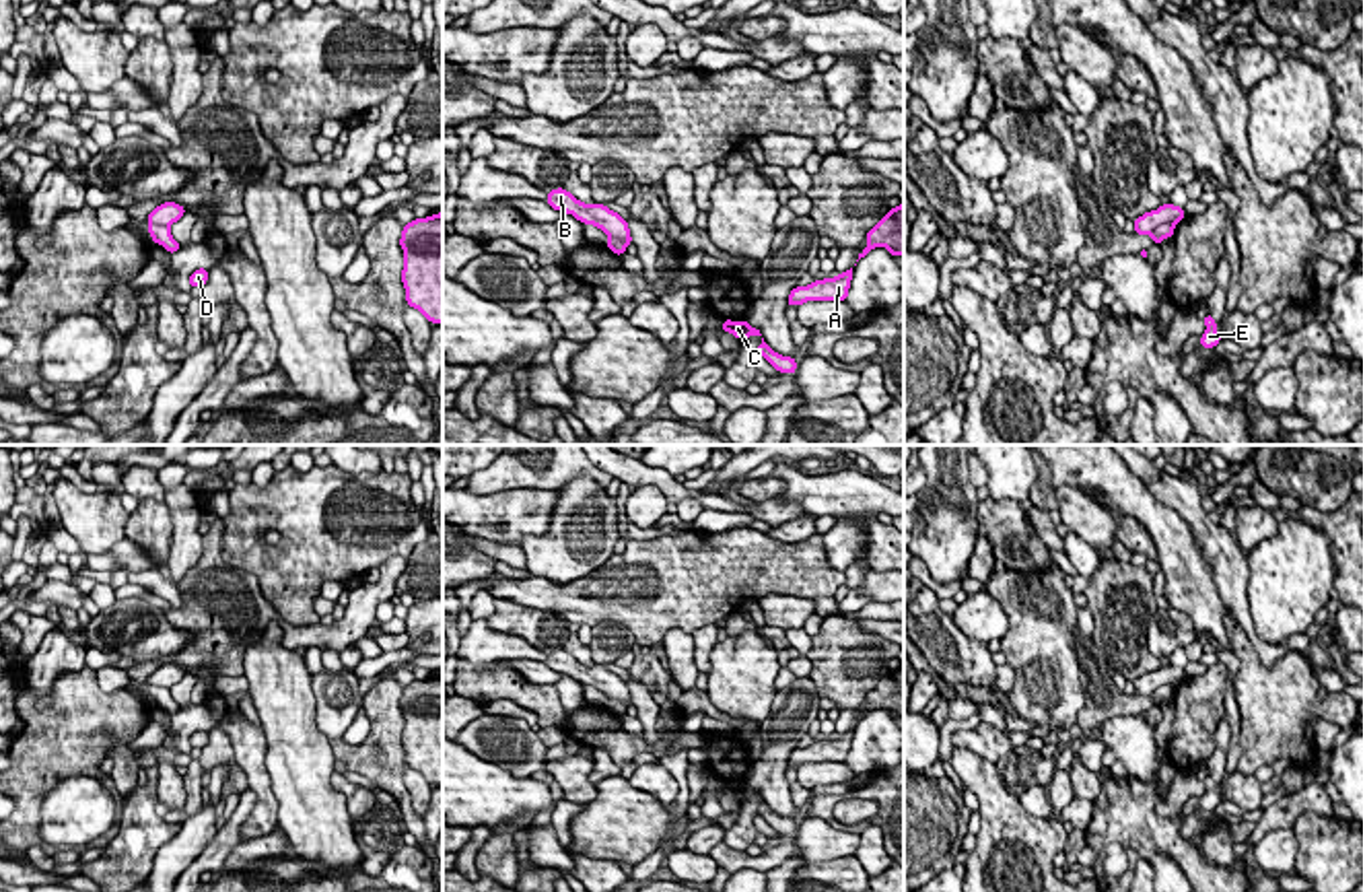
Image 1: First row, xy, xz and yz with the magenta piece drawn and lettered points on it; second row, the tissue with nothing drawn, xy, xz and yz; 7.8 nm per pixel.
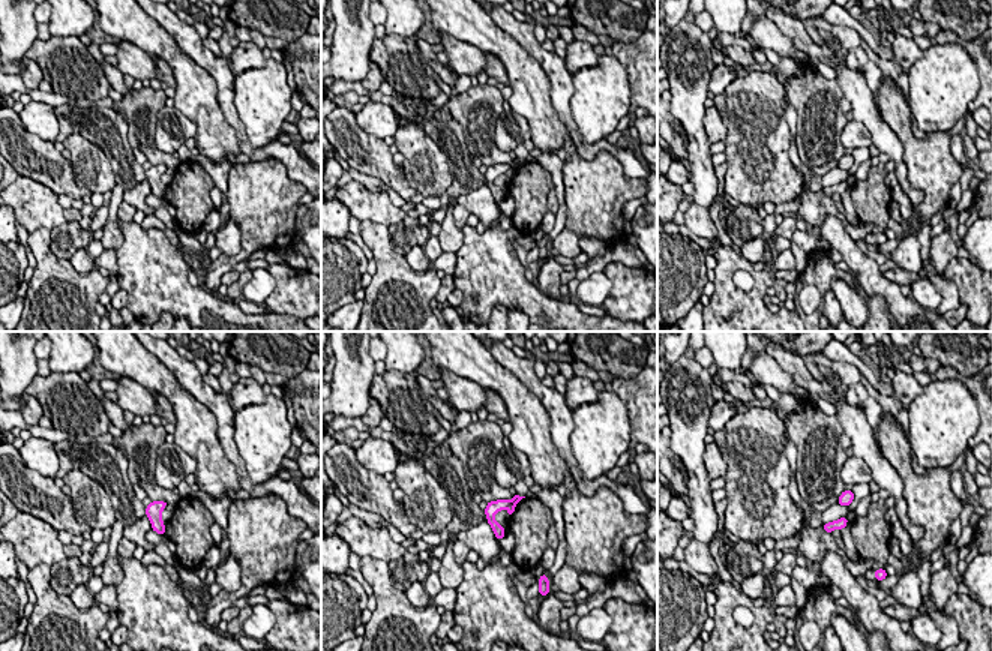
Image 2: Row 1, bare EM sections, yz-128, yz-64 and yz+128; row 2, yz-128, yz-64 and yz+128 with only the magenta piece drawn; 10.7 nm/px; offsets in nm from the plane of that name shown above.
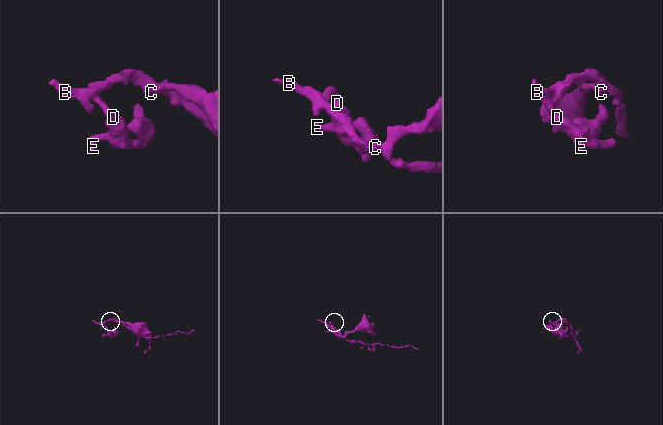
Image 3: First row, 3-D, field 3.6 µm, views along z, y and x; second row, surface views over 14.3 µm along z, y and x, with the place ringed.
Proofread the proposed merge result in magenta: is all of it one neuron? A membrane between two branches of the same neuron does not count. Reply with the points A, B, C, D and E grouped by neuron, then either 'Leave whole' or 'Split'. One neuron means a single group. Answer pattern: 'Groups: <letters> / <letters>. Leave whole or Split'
Groups: A B C / D E. Split

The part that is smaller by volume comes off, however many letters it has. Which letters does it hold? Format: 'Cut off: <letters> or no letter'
Cut off: D, E

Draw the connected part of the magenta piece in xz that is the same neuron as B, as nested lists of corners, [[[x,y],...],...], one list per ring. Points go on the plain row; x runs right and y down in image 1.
[[[564,649],[548,653],[546,663],[554,672],[572,676],[583,686],[601,690],[609,700],[622,700],[626,707],[632,705],[628,684],[605,665],[583,665]]]

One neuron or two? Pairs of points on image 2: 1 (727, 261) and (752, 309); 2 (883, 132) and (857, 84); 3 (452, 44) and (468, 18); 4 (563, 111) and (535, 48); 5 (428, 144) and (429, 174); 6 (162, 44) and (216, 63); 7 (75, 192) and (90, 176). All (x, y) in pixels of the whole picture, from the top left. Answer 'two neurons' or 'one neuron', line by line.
1: one neuron
2: one neuron
3: two neurons
4: one neuron
5: one neuron
6: two neurons
7: two neurons

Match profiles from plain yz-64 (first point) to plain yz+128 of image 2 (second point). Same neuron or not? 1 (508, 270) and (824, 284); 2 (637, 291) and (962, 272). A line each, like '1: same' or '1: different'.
1: same
2: same

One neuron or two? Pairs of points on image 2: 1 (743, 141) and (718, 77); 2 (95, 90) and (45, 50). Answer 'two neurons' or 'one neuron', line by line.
1: two neurons
2: one neuron

